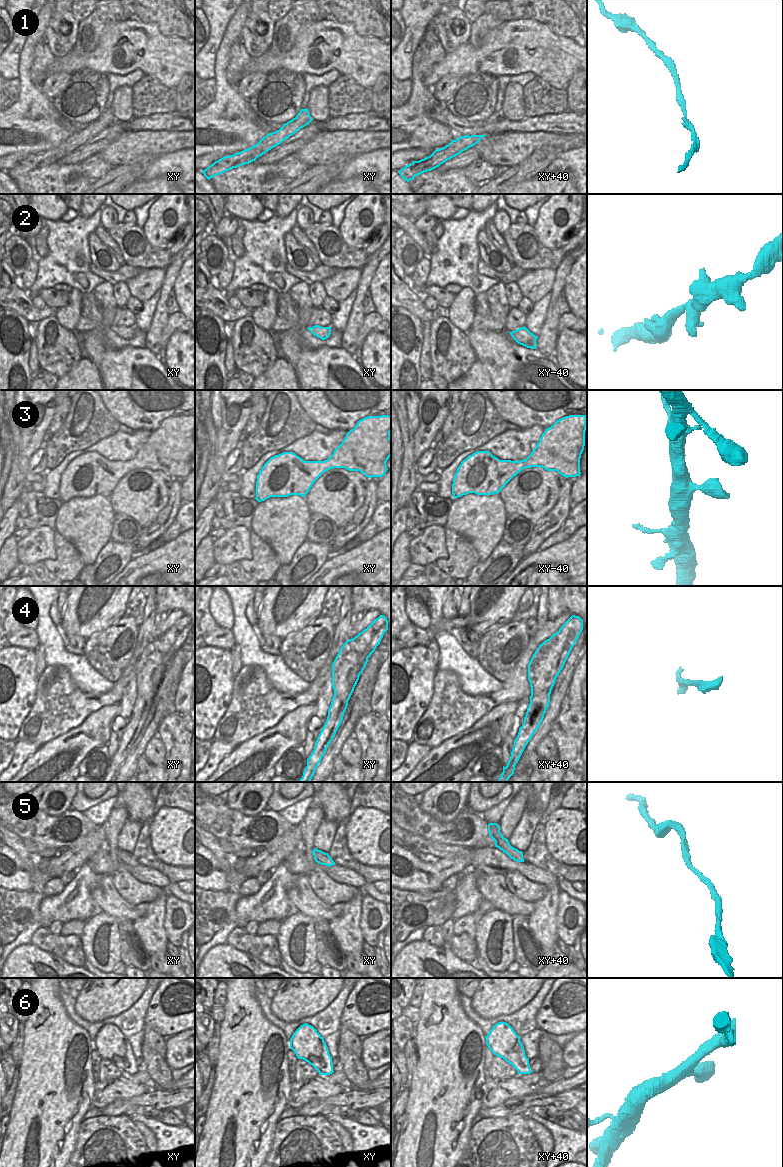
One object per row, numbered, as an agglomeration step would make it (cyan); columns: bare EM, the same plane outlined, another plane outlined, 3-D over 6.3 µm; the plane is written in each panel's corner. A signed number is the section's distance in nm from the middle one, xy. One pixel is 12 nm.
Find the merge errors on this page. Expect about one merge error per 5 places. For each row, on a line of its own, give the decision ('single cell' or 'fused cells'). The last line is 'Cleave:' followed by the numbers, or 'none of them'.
1: single cell
2: single cell
3: single cell
4: single cell
5: single cell
6: single cell
Cleave: none of them

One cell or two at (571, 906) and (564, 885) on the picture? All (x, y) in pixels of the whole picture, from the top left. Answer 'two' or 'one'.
two

